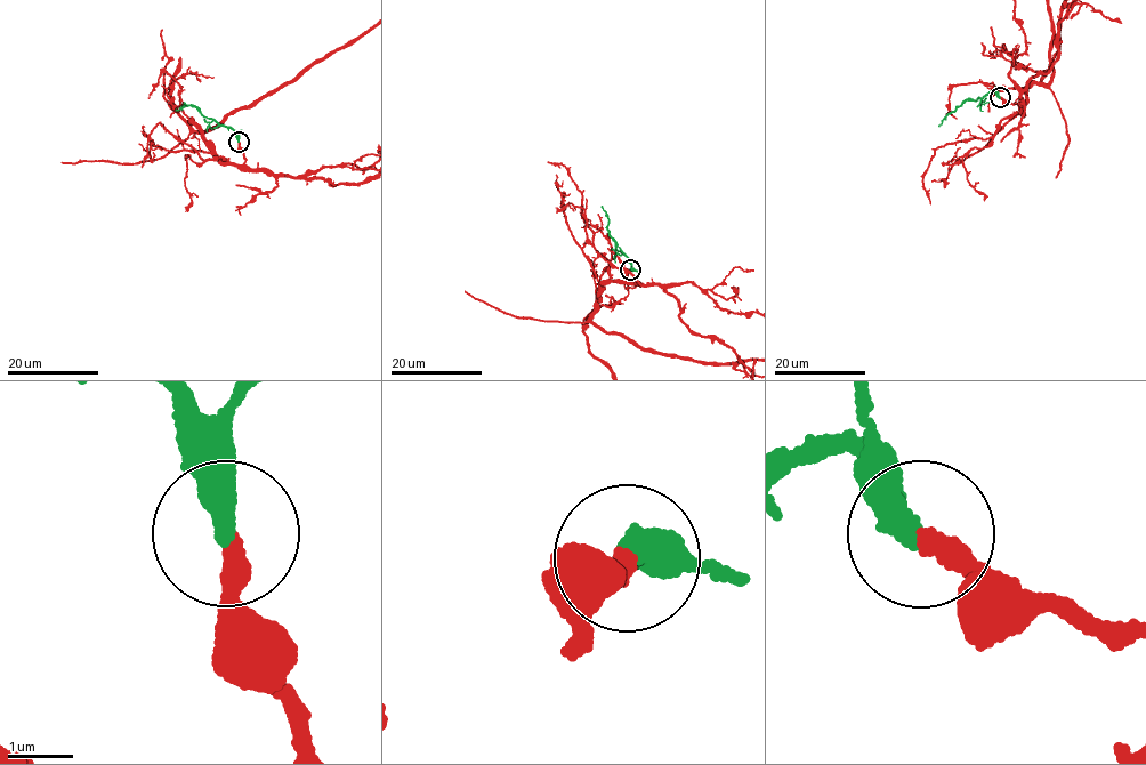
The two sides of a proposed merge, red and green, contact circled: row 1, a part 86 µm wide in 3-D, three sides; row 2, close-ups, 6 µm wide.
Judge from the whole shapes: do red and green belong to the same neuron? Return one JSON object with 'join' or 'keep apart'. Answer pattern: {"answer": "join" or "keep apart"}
{"answer": "join"}

